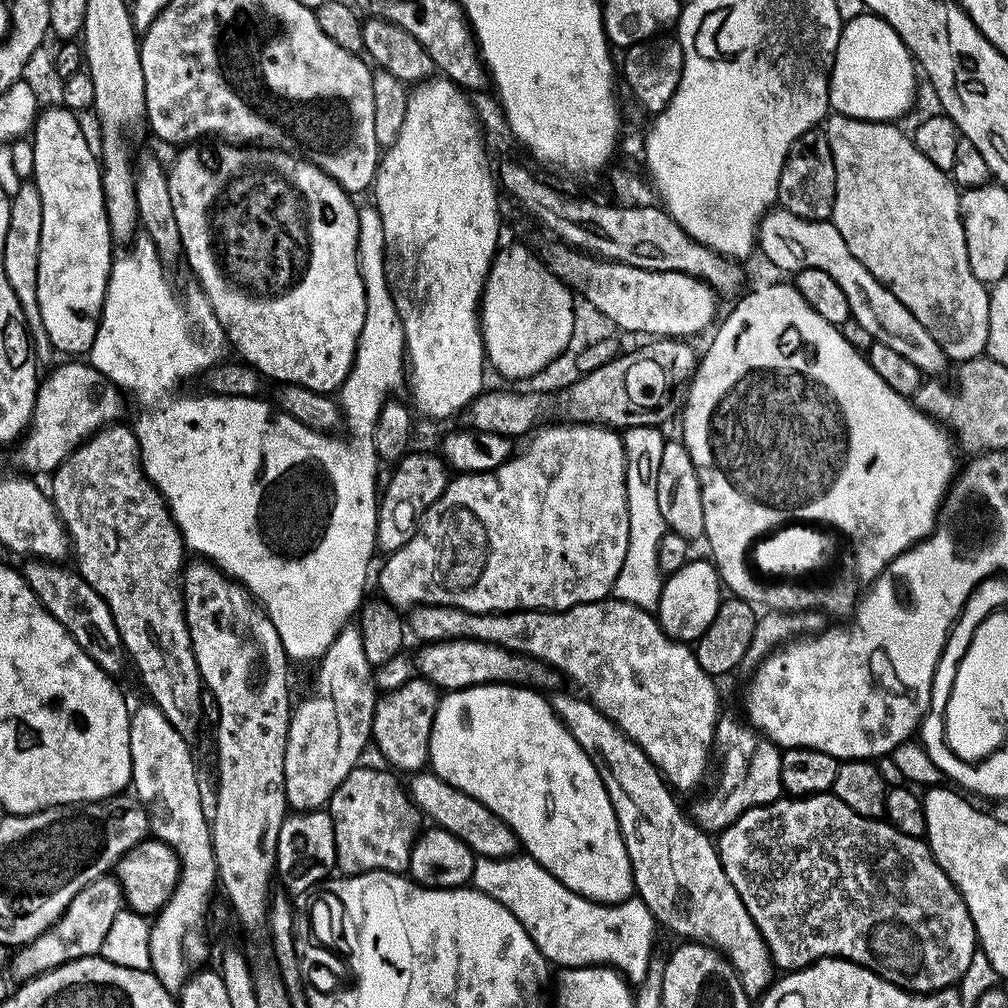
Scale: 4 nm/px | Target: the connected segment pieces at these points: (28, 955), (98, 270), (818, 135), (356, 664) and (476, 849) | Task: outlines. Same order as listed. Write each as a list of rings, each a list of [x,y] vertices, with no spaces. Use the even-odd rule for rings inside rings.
[[[149,838],[134,846],[116,863],[114,876],[120,879],[119,884],[111,875],[104,875],[72,896],[70,906],[59,917],[53,927],[36,936],[31,943],[19,947],[12,960],[10,970],[17,981],[23,982],[40,975],[51,968],[78,958],[99,955],[102,942],[110,932],[110,925],[122,910],[122,891],[128,899],[127,907],[141,916],[151,917],[159,913],[165,902],[176,889],[180,878],[180,860],[172,847],[158,839]]]
[[[57,106],[57,108],[48,108],[39,113],[34,121],[34,133],[31,137],[34,146],[34,170],[32,176],[34,183],[42,194],[42,246],[38,250],[38,310],[42,314],[42,326],[46,326],[48,335],[48,344],[56,347],[60,352],[84,352],[87,353],[92,347],[96,331],[100,325],[100,314],[104,310],[104,296],[108,292],[108,277],[112,274],[112,265],[114,255],[112,256],[112,247],[114,241],[112,231],[108,225],[108,211],[104,205],[104,181],[102,179],[102,164],[92,153],[92,148],[88,145],[88,140],[84,137],[84,128],[80,125],[81,117],[70,108]]]
[[[819,127],[811,128],[796,139],[786,154],[776,195],[779,207],[798,218],[828,220],[834,210],[835,181],[834,154],[830,154],[830,142]]]
[[[346,626],[330,642],[323,656],[319,657],[320,673],[316,676],[319,687],[316,696],[295,705],[288,721],[288,737],[285,752],[285,798],[287,807],[296,812],[320,810],[331,801],[334,790],[342,786],[346,774],[354,770],[360,763],[360,755],[364,747],[369,747],[372,740],[372,723],[378,699],[378,691],[372,685],[373,665],[366,658],[366,650],[362,650],[362,634],[359,627]]]
[[[421,770],[411,777],[410,795],[417,808],[425,817],[428,816],[433,825],[466,842],[466,846],[471,848],[477,857],[489,856],[495,860],[507,860],[509,856],[515,856],[518,852],[518,841],[516,835],[482,802],[470,798],[462,790],[450,786],[443,778],[436,775],[431,770]]]

